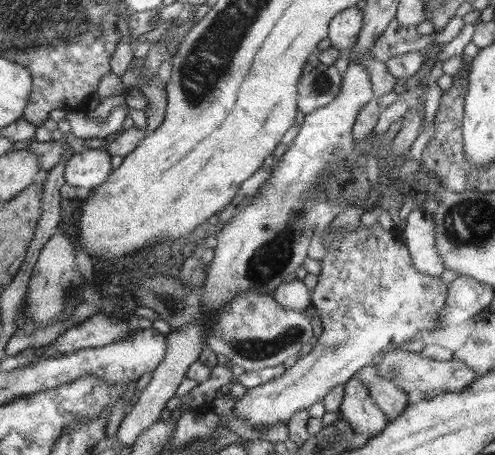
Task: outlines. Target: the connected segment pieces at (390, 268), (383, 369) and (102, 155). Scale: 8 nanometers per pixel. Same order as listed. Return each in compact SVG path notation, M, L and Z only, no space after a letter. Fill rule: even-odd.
M378 223L372 227L361 224L351 231L336 228L336 231L332 232L330 228L326 228L322 237L324 258L320 260L321 271L318 274L317 285L311 292L311 302L320 311L321 334L284 375L266 384L250 388L242 398L235 401L232 413L248 419L248 424L258 432L278 422L288 422L297 410L310 409L334 386L346 383L358 370L372 363L374 356L381 351L396 348L412 337L421 337L426 332L434 331L436 323L440 321L440 311L444 309L446 303L448 284L445 284L440 276L420 274L412 266L410 252L406 244L398 239L396 229L385 230ZM335 235L340 235L342 238L335 240Z
M393 350L384 354L381 363L376 365L378 373L386 379L390 379L402 387L406 393L411 394L417 388L428 397L444 394L446 392L462 392L468 388L478 374L472 367L466 365L464 361L454 358L447 361L437 361L420 356L418 352L408 350Z
M103 147L76 153L76 156L68 162L66 180L85 192L92 191L110 180L114 172L112 160L114 155L108 148Z

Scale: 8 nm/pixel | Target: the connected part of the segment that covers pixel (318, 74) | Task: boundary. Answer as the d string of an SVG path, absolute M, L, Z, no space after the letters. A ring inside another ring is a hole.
M318 64L309 74L304 74L297 87L298 111L306 115L325 107L339 95L342 76L334 65Z

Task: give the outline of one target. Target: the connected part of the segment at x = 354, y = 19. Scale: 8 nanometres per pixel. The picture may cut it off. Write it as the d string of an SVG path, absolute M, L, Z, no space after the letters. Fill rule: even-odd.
M360 5L336 14L330 21L328 28L327 37L331 42L331 46L336 50L340 50L343 56L348 57L358 40L362 21L363 10Z

